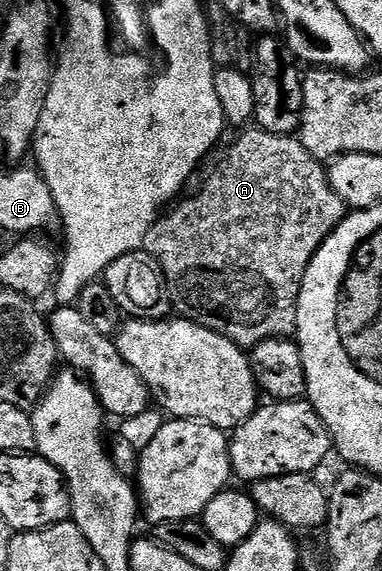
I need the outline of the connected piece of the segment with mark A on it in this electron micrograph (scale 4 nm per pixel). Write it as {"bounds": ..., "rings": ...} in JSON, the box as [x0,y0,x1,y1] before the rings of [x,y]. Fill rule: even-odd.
{"bounds":[145,127,349,351],"rings":[[[258,127],[248,128],[239,134],[241,135],[232,143],[227,158],[216,167],[215,174],[204,183],[199,197],[191,197],[188,201],[180,200],[174,208],[167,211],[172,211],[172,213],[164,212],[159,220],[153,223],[153,227],[147,233],[145,249],[153,259],[157,259],[159,270],[163,273],[163,280],[167,287],[167,295],[171,298],[174,312],[180,318],[196,321],[198,325],[209,331],[217,331],[217,335],[225,335],[225,339],[229,339],[240,349],[250,351],[254,345],[265,339],[290,338],[294,334],[297,323],[297,303],[299,302],[301,283],[305,279],[305,271],[309,267],[313,255],[323,246],[327,236],[343,222],[343,218],[347,216],[349,210],[347,204],[331,190],[326,168],[316,157],[311,157],[309,151],[305,151],[298,136],[273,135]]]}

